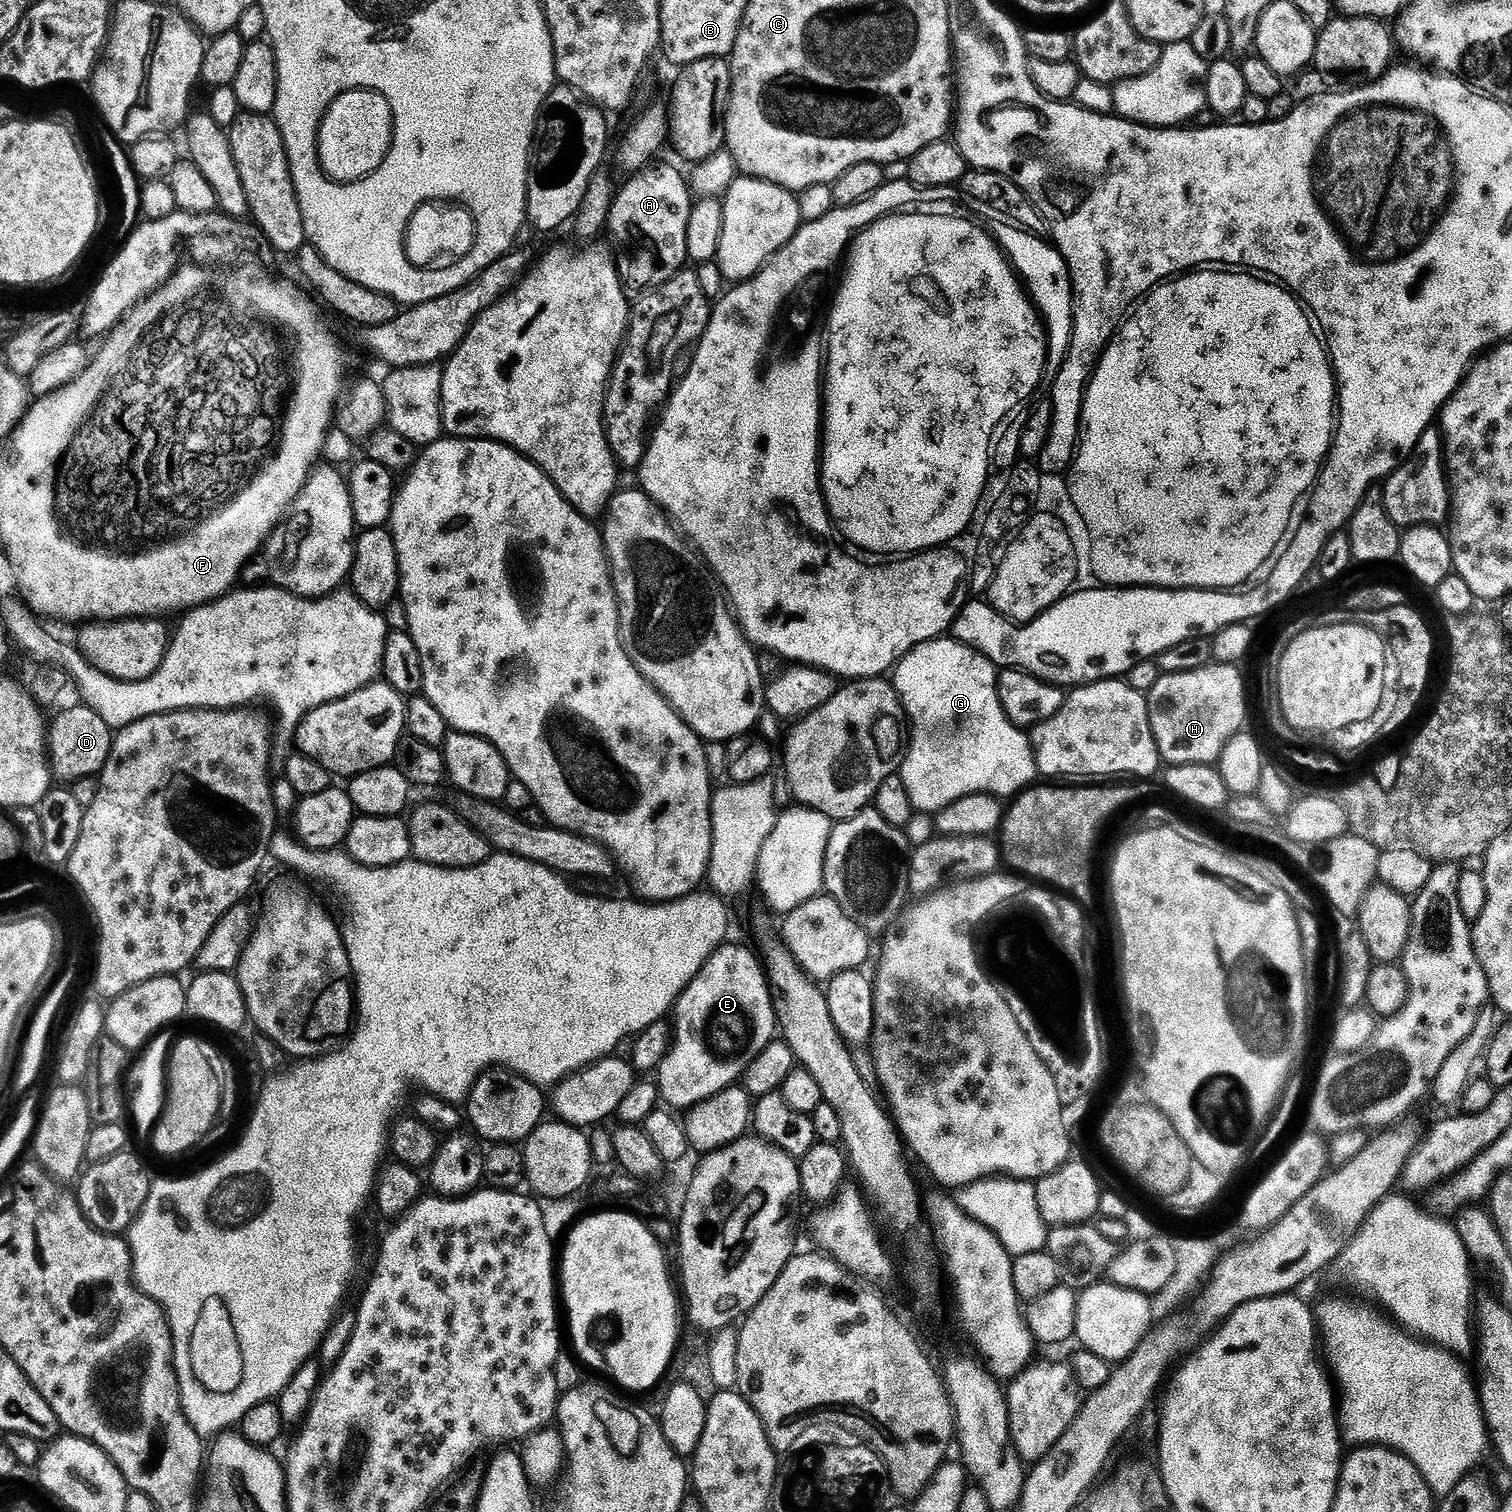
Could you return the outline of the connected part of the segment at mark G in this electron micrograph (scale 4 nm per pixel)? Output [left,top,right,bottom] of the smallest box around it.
[890,638,1037,813]

